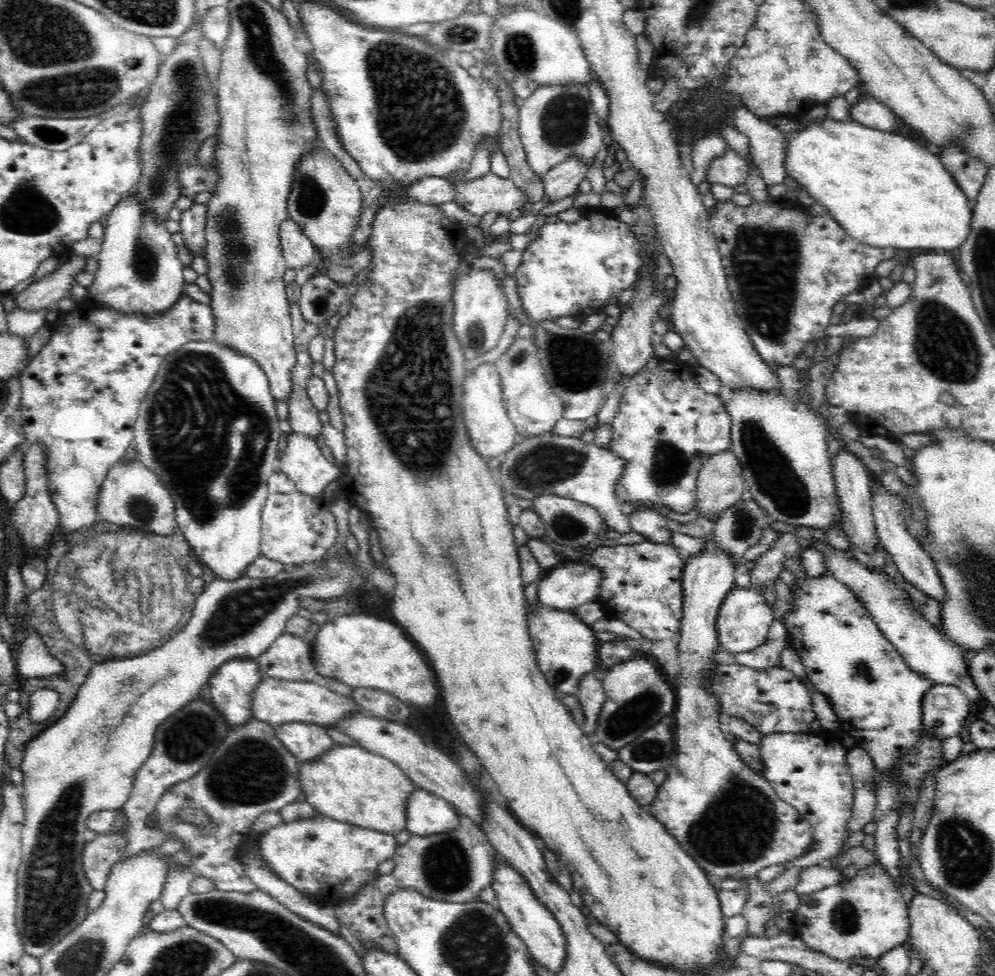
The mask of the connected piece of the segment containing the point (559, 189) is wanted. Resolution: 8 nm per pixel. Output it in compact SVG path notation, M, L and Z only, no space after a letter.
M574 154L558 164L543 177L546 196L540 206L551 205L564 198L575 198L579 194L578 186L587 178L588 171L588 165Z

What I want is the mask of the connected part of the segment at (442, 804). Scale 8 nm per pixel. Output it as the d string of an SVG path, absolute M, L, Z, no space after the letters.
M417 787L406 800L406 828L411 834L428 836L458 828L458 812L447 800Z

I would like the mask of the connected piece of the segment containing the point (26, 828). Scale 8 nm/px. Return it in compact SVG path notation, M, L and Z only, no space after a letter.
M348 552L347 555L338 557L337 553L330 556L325 563L323 558L314 561L313 563L304 563L299 565L297 569L292 572L282 571L273 576L272 578L257 579L250 577L238 578L238 580L222 580L215 578L208 586L204 588L203 593L200 594L194 601L194 609L191 618L188 623L180 630L176 635L171 635L170 640L164 643L160 648L155 648L144 656L135 656L128 658L128 660L114 660L106 661L97 665L94 665L90 670L90 674L86 678L86 682L82 684L78 690L78 694L74 697L74 700L70 703L64 716L61 716L57 722L46 730L38 733L36 738L33 738L30 743L27 744L26 751L23 752L23 762L20 764L21 771L23 772L23 787L24 787L24 808L25 808L25 820L22 828L22 860L17 870L17 885L18 885L18 898L16 905L16 922L23 942L23 949L25 953L40 958L44 956L46 952L54 946L54 944L60 942L69 932L74 930L85 918L89 915L87 909L87 902L90 894L94 892L89 880L86 878L83 869L83 850L87 840L85 839L85 832L87 828L87 820L90 815L96 812L104 810L118 810L123 808L125 802L130 796L133 788L134 779L136 778L136 772L138 768L146 762L147 758L154 749L154 736L158 727L164 720L168 719L168 716L172 716L174 712L184 708L184 705L190 701L202 697L205 695L207 685L210 678L214 675L214 672L221 668L228 660L244 659L257 661L260 656L266 653L266 650L286 631L287 621L301 609L300 598L314 598L316 600L334 600L334 598L349 598L358 590L358 586L352 583L354 578L354 569L358 566L357 556Z

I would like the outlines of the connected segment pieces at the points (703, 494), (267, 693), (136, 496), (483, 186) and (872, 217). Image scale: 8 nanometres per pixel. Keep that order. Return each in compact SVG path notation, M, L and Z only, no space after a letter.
M731 449L705 458L697 476L698 516L723 513L745 492L742 465Z
M262 676L250 700L250 710L254 718L271 723L273 727L286 723L314 723L327 727L359 709L362 708L352 697L332 692L316 682L278 680L265 676Z
M139 457L130 462L118 462L108 471L98 493L96 508L99 519L112 522L120 527L122 525L133 526L162 536L170 536L177 528L175 502L170 491L154 472L139 461Z
M486 174L477 180L452 180L457 198L453 201L471 215L482 217L489 211L497 215L510 215L522 209L527 202L522 193L509 178L499 178L496 174Z
M827 116L817 119L802 132L797 132L793 126L785 127L785 131L789 138L785 153L787 175L824 205L830 211L829 216L834 217L852 238L870 246L897 250L927 248L948 251L964 244L970 232L973 207L939 156L930 154L916 140L867 128L854 120L838 122Z

